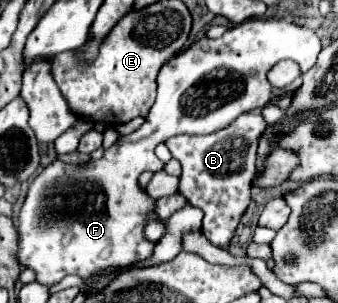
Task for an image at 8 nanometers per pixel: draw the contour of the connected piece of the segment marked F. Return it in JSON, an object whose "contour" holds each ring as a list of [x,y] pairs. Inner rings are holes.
{"contour":[[[252,18],[252,20],[246,20],[246,22],[242,22],[242,24],[238,24],[238,26],[230,28],[230,30],[226,30],[220,38],[202,36],[202,38],[196,40],[192,46],[188,46],[186,50],[182,50],[180,54],[176,54],[174,58],[170,58],[170,62],[166,62],[166,64],[162,66],[160,74],[158,74],[158,96],[156,96],[156,102],[154,102],[150,114],[146,116],[146,122],[144,122],[138,130],[134,130],[134,132],[128,134],[128,136],[120,136],[120,138],[116,140],[116,144],[112,144],[112,146],[104,152],[104,156],[102,156],[100,160],[90,160],[90,162],[86,162],[86,164],[64,164],[64,162],[58,162],[58,160],[56,160],[56,162],[48,164],[48,166],[30,182],[26,200],[24,200],[24,204],[22,204],[22,208],[20,208],[20,214],[18,214],[18,254],[16,254],[18,264],[20,264],[22,268],[34,270],[36,280],[42,282],[42,286],[54,286],[56,282],[60,282],[60,280],[62,280],[64,276],[68,276],[68,274],[76,274],[76,276],[80,276],[80,278],[88,278],[88,276],[92,276],[92,272],[96,272],[96,270],[100,270],[100,268],[108,268],[108,266],[128,266],[128,264],[146,260],[146,258],[152,254],[154,244],[144,238],[142,228],[144,228],[144,224],[146,224],[146,214],[148,214],[150,210],[154,210],[154,198],[150,198],[148,194],[144,194],[144,192],[138,188],[138,176],[140,176],[142,172],[146,172],[146,170],[158,172],[158,170],[164,168],[164,162],[154,154],[156,144],[160,144],[160,142],[164,142],[164,140],[168,140],[170,136],[176,136],[176,134],[210,134],[210,132],[216,132],[216,130],[228,126],[236,116],[266,106],[268,102],[272,102],[274,96],[280,96],[282,92],[288,92],[288,88],[290,88],[290,90],[298,88],[298,86],[302,84],[302,74],[314,66],[316,56],[320,54],[320,48],[322,48],[322,46],[320,46],[320,38],[318,38],[312,30],[308,30],[308,28],[290,24],[290,22],[286,22],[286,20],[260,20],[260,18]],[[284,58],[290,58],[290,60],[294,60],[294,62],[300,66],[300,76],[298,76],[288,88],[282,90],[282,88],[272,86],[272,84],[268,82],[266,74],[268,74],[268,70],[270,70],[276,62],[280,62],[280,60],[284,60]]]}

